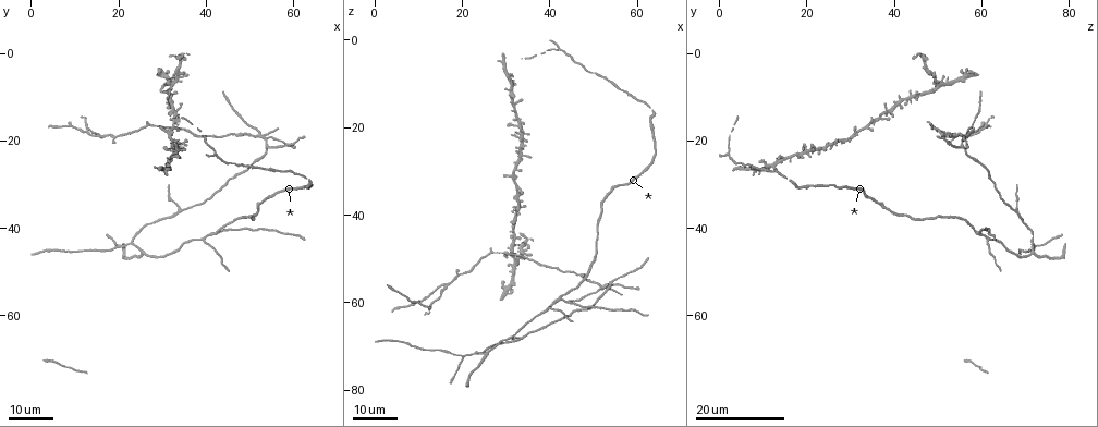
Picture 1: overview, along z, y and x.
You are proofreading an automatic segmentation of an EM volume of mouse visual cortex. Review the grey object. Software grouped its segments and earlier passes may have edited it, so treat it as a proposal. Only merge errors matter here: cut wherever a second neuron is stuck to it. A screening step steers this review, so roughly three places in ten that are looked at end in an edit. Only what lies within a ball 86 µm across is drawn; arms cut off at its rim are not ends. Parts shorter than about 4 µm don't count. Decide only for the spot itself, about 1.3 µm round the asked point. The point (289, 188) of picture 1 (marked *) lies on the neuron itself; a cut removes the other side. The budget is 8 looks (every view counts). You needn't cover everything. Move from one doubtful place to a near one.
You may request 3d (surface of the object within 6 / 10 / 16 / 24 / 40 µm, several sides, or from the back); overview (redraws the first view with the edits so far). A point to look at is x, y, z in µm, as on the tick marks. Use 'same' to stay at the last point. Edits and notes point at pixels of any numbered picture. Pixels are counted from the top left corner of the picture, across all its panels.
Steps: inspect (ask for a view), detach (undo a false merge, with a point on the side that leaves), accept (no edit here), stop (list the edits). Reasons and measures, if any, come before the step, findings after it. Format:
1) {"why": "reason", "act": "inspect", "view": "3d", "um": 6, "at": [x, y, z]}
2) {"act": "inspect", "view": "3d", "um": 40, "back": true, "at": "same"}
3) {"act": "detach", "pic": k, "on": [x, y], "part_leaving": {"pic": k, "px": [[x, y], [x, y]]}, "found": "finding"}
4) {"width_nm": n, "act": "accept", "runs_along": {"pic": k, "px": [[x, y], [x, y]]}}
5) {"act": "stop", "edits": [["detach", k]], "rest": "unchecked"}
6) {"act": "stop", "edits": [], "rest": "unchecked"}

{"why": "a fork", "act": "inspect", "view": "3d", "um": 16, "at": [34.0, 35.5, 67.5]}

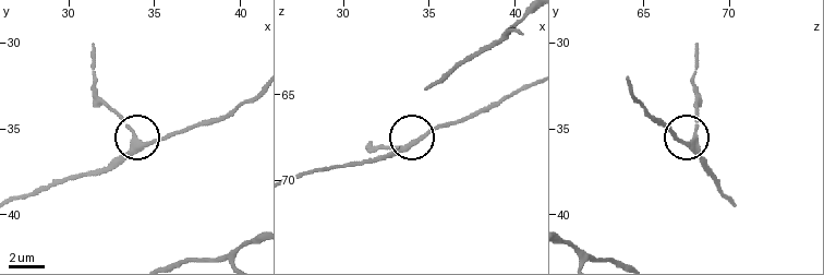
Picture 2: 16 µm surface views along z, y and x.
{"act": "inspect", "view": "3d", "um": 10, "at": [33.8, 35.6, 68.0]}

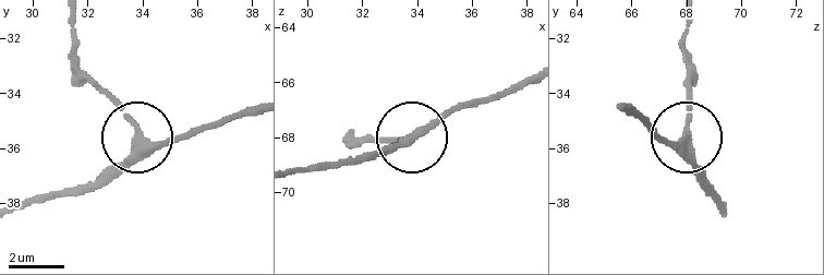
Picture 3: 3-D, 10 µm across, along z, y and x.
{"width_nm": 270, "act": "accept", "runs_along": {"pic": 3, "px": [[720, 211], [686, 133], [686, 72]]}, "found": "all the same neuron"}

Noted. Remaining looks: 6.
{"act": "inspect", "view": "3d", "um": 24, "at": [39.0, 42.5, 62.0]}

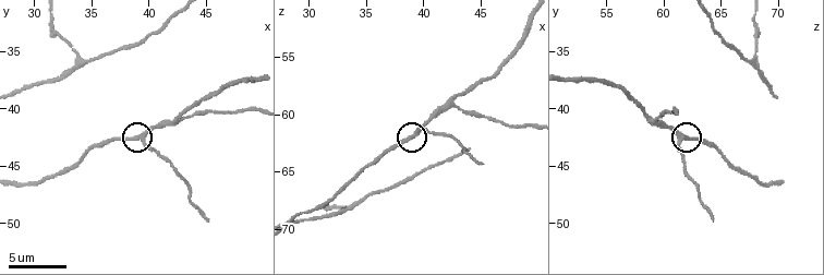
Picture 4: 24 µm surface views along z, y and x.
{"act": "inspect", "view": "3d", "um": 10, "at": [39.2, 42.6, 61.6]}

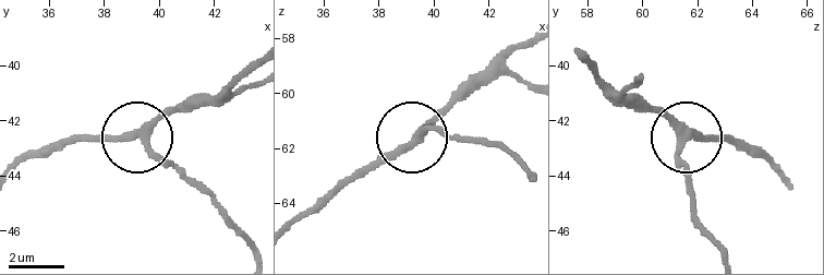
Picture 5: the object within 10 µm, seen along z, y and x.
{"width_nm": 270, "act": "accept", "runs_along": {"pic": 5, "px": [[526, 37], [477, 73], [419, 134], [435, 129], [461, 136]]}, "found": "one neuron here"}

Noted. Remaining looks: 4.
{"why": "three arms meet", "act": "inspect", "view": "3d", "um": 10, "at": [42.8, 41.0, 59.2]}

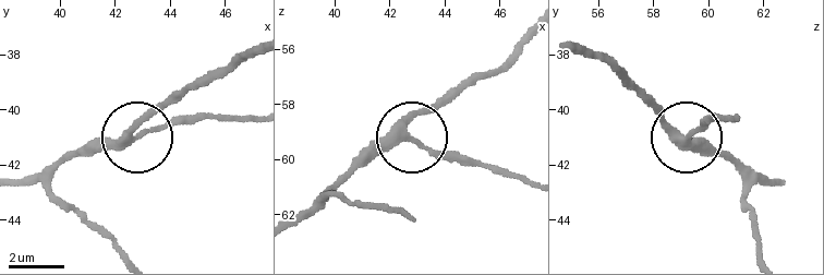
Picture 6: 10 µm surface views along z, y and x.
{"act": "inspect", "view": "3d", "um": 6, "at": [42.7, 40.9, 59.2]}

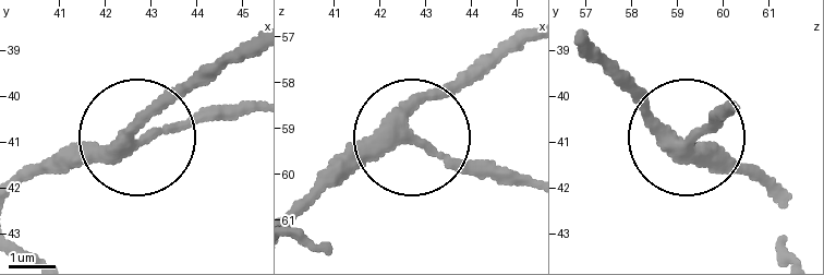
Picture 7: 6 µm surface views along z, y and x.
{"side_arm_um": 23, "act": "accept", "runs_along": {"pic": 7, "px": [[525, 34], [444, 81], [412, 117], [420, 136], [509, 183]]}, "found": "all the same neuron"}

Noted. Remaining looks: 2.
{"why": "four or more arms meet", "act": "inspect", "view": "3d", "um": 16, "at": [33.0, 6.5, 49.5]}

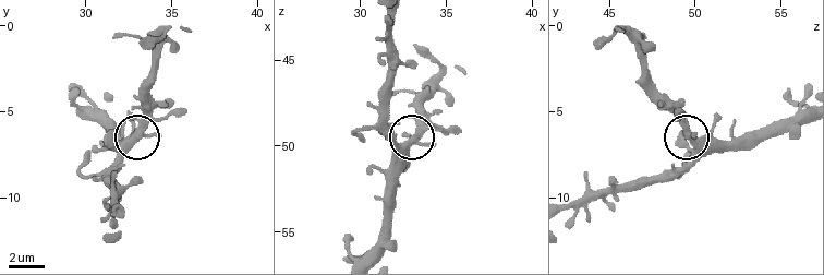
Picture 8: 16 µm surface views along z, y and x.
{"why": "zoom in", "act": "inspect", "view": "3d", "um": 6, "at": [32.8, 6.5, 49.9]}

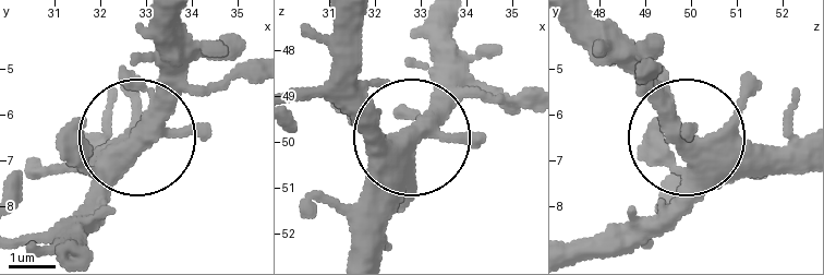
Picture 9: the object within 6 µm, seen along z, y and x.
{"arms": 4, "act": "accept", "found": "continuous, no second neuron"}

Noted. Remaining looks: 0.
{"act": "stop", "edits": [], "rest": "unchecked"}

